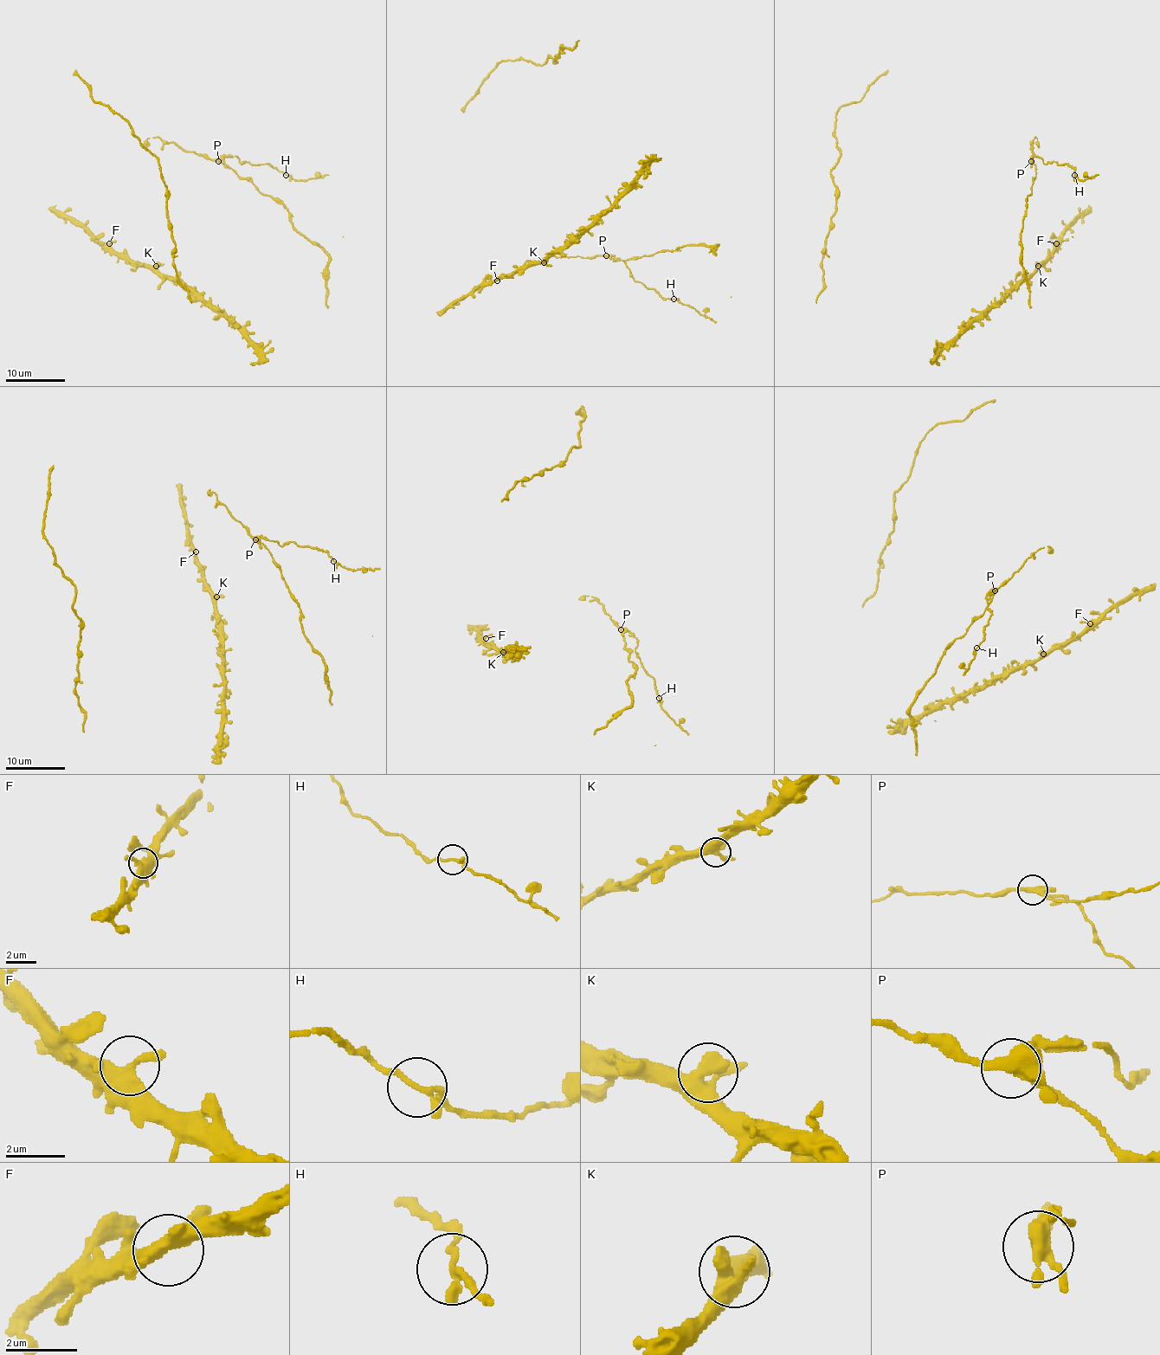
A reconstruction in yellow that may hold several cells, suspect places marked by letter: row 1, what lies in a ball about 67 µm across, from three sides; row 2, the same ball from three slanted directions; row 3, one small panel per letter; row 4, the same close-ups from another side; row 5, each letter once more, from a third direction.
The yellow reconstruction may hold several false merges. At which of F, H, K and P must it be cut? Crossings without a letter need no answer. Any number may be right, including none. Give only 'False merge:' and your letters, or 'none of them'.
False merge: P

